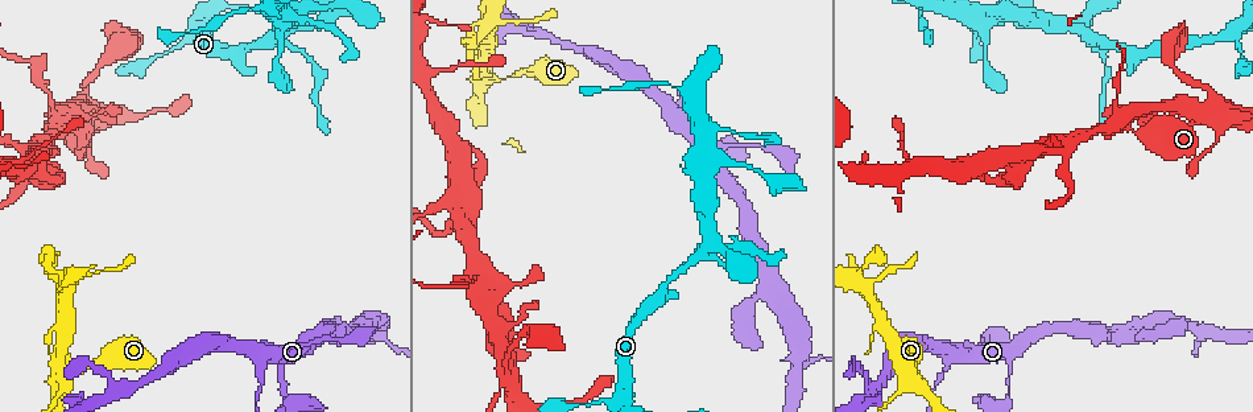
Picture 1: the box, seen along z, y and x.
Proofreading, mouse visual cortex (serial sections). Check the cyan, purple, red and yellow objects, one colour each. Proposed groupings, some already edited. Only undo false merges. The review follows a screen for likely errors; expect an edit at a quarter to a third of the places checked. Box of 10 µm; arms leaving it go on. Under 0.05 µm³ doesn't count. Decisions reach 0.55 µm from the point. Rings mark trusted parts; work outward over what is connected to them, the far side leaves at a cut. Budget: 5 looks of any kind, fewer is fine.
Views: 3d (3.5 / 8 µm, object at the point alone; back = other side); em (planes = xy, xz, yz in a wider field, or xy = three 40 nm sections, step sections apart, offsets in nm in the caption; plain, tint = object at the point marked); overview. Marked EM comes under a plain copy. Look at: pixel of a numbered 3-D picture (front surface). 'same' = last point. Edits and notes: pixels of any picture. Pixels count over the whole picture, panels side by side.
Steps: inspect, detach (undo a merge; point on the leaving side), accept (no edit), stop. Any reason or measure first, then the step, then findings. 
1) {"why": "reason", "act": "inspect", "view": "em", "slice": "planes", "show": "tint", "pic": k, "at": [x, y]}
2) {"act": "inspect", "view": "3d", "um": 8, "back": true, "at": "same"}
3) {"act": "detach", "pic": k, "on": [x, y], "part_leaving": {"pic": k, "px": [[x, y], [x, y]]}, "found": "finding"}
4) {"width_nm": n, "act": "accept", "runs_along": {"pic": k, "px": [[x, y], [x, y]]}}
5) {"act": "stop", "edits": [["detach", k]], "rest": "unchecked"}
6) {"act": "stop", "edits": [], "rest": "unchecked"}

{"act": "inspect", "view": "3d", "um": 3.5, "pic": 1, "at": [682, 118]}

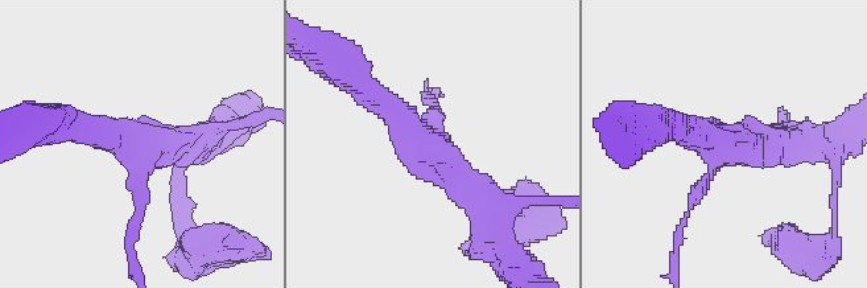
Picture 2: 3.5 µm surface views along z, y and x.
{"arms": 3, "arm_widths_nm": [150, 300, 400], "why": "need the tissue", "act": "inspect", "view": "em", "slice": "xy", "step": 5, "show": "tint", "pic": 2, "at": [428, 146]}

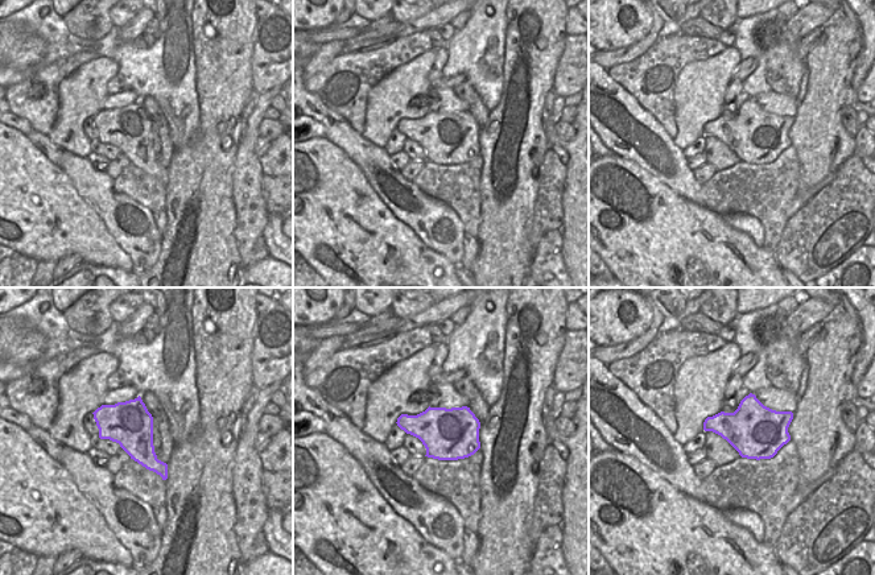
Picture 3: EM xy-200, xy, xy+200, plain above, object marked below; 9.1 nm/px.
{"act": "inspect", "view": "em", "slice": "xy", "step": 1, "show": "tint", "at": "same"}

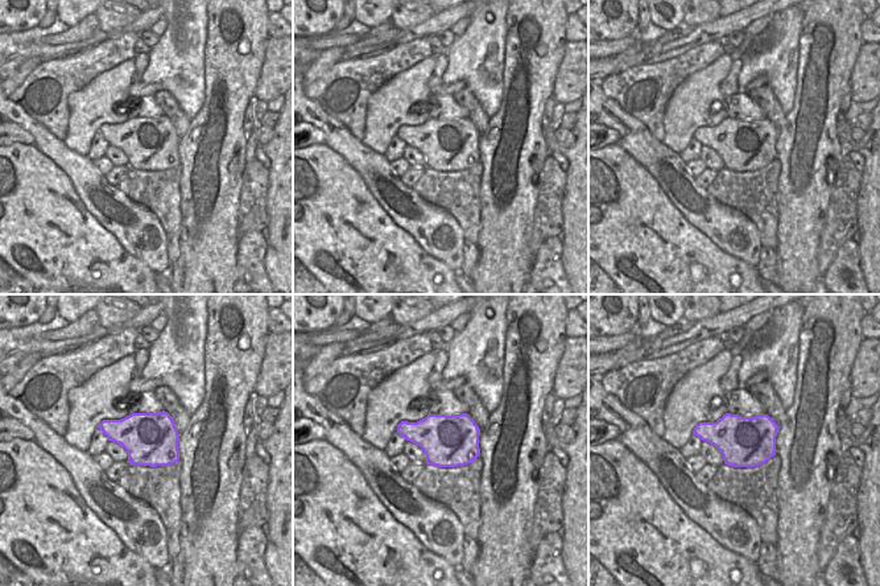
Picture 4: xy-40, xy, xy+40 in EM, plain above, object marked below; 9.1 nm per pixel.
{"act": "accept", "runs_along": {"pic": 2, "px": [[488, 212], [407, 123], [362, 86]]}, "found": "all the same cell"}

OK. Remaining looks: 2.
{"why": "four-way junction", "act": "inspect", "view": "3d", "um": 3.5, "pic": 1, "at": [491, 78]}

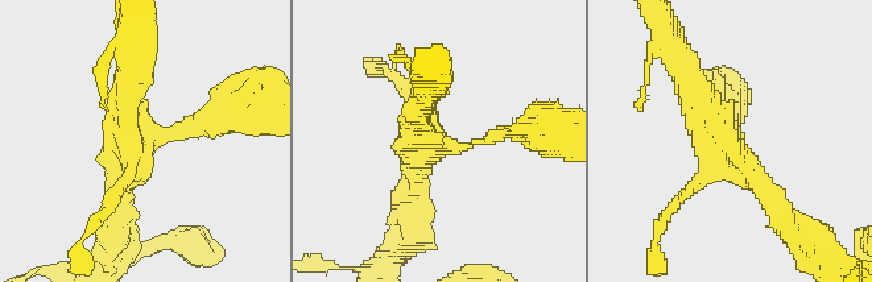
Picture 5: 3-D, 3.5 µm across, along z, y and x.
{"arms": 4, "arm_widths_nm": [150, 200, 200, 300], "why": "need the tissue", "act": "inspect", "view": "em", "slice": "planes", "show": "tint", "pic": 5, "at": [438, 146]}

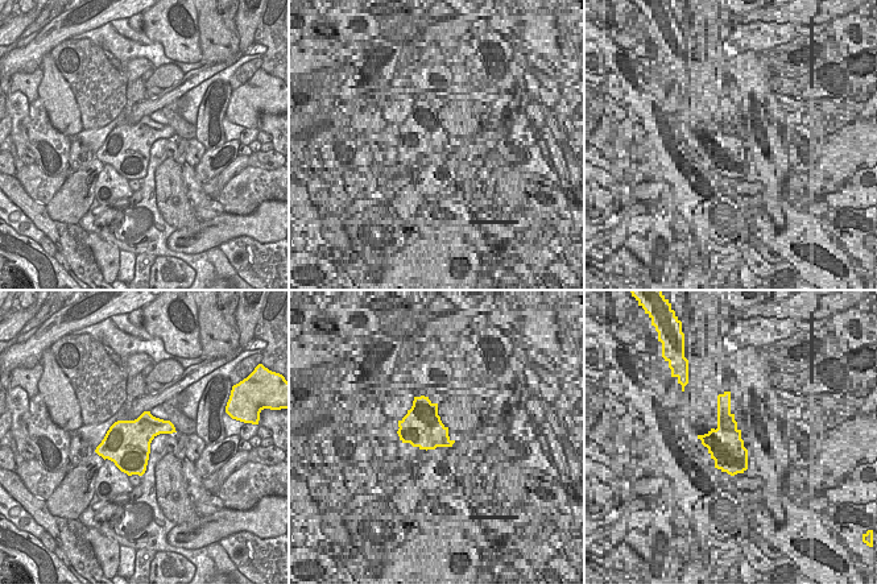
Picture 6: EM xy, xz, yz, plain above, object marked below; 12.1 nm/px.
{"act": "accept", "found": "continuous, no second cell"}

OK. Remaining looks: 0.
{"act": "stop", "edits": [], "rest": "unchecked"}

